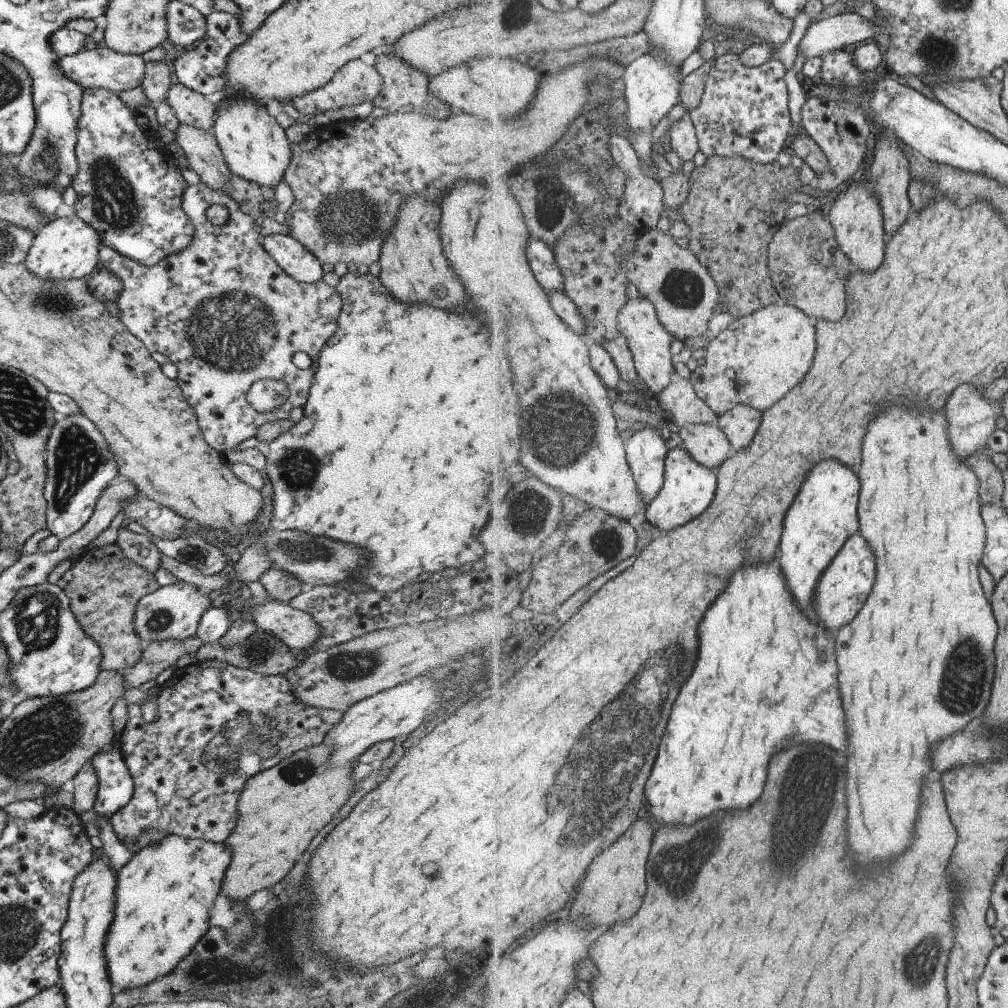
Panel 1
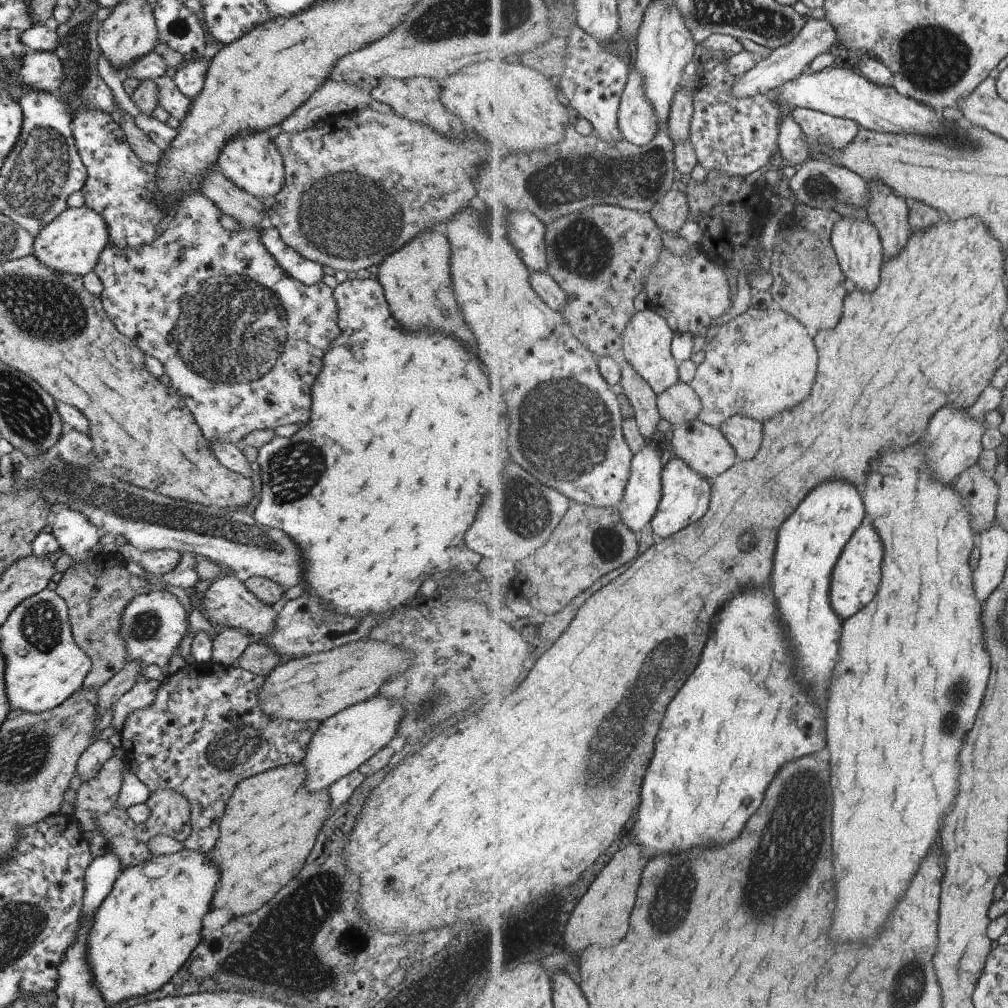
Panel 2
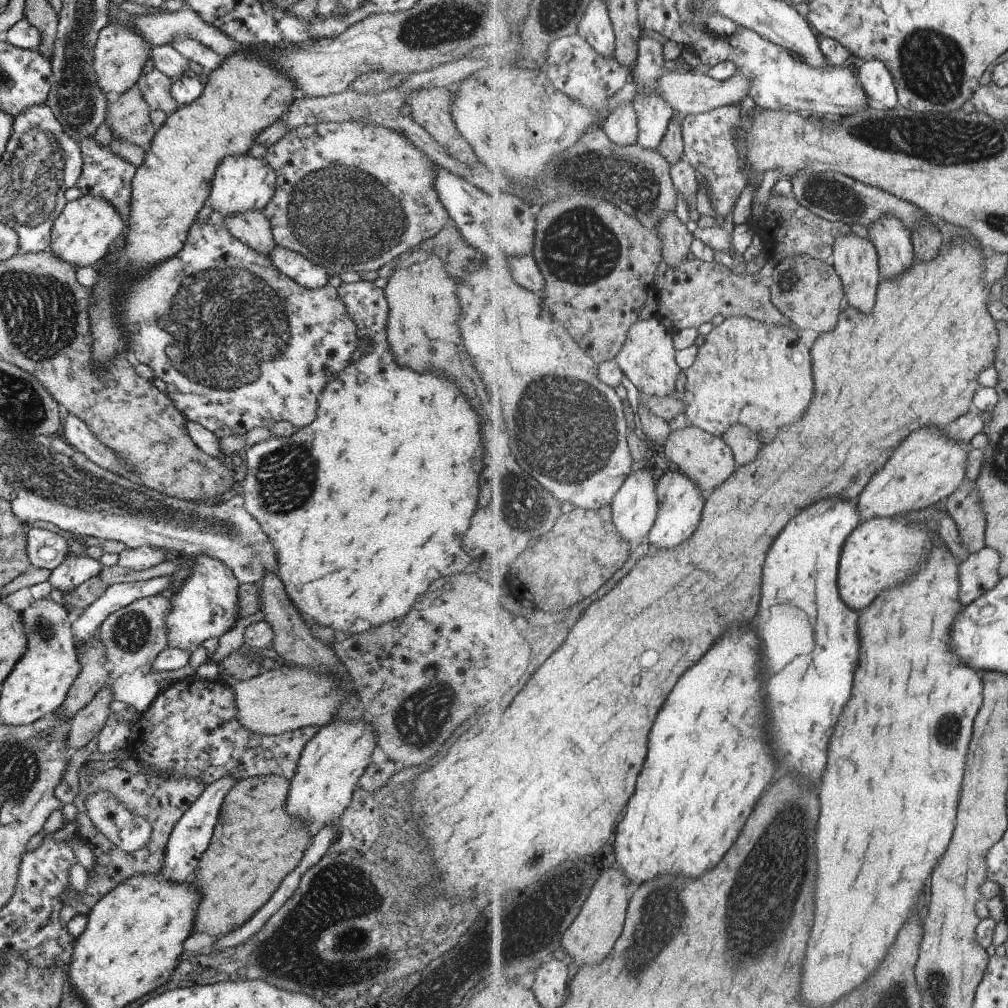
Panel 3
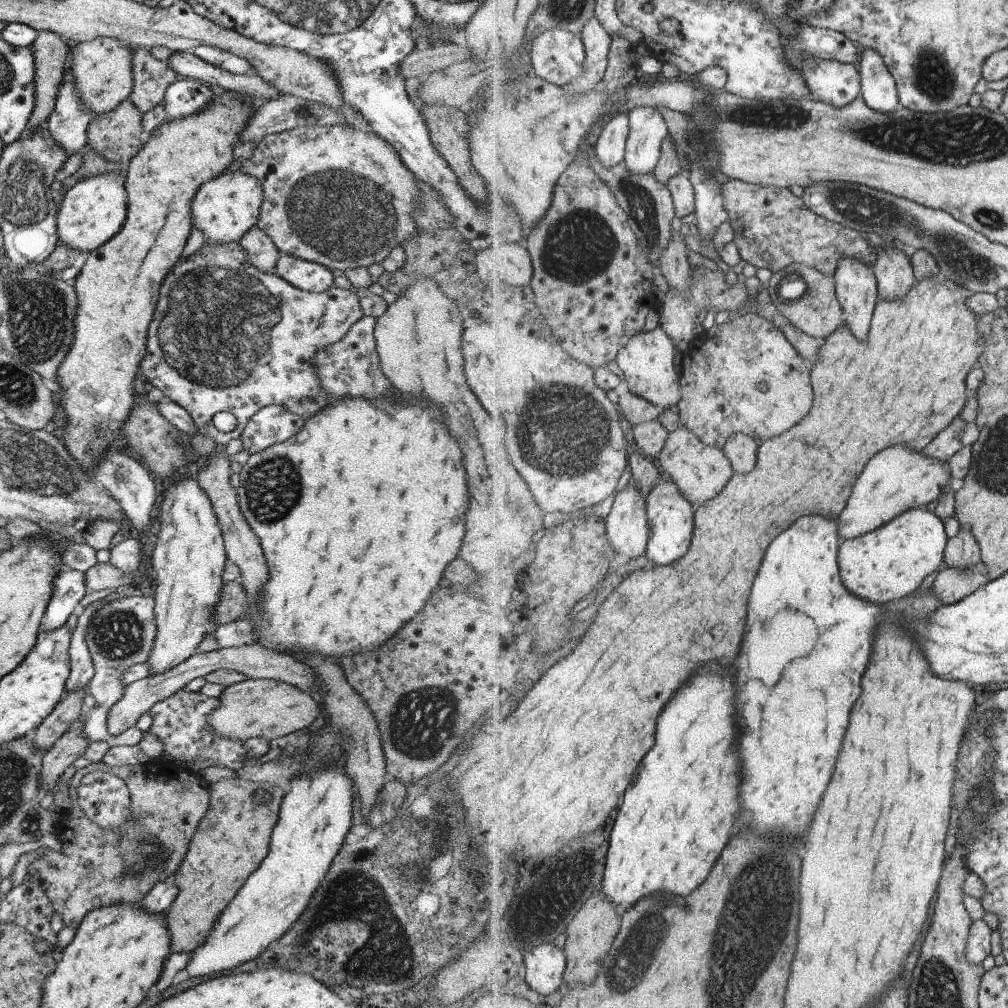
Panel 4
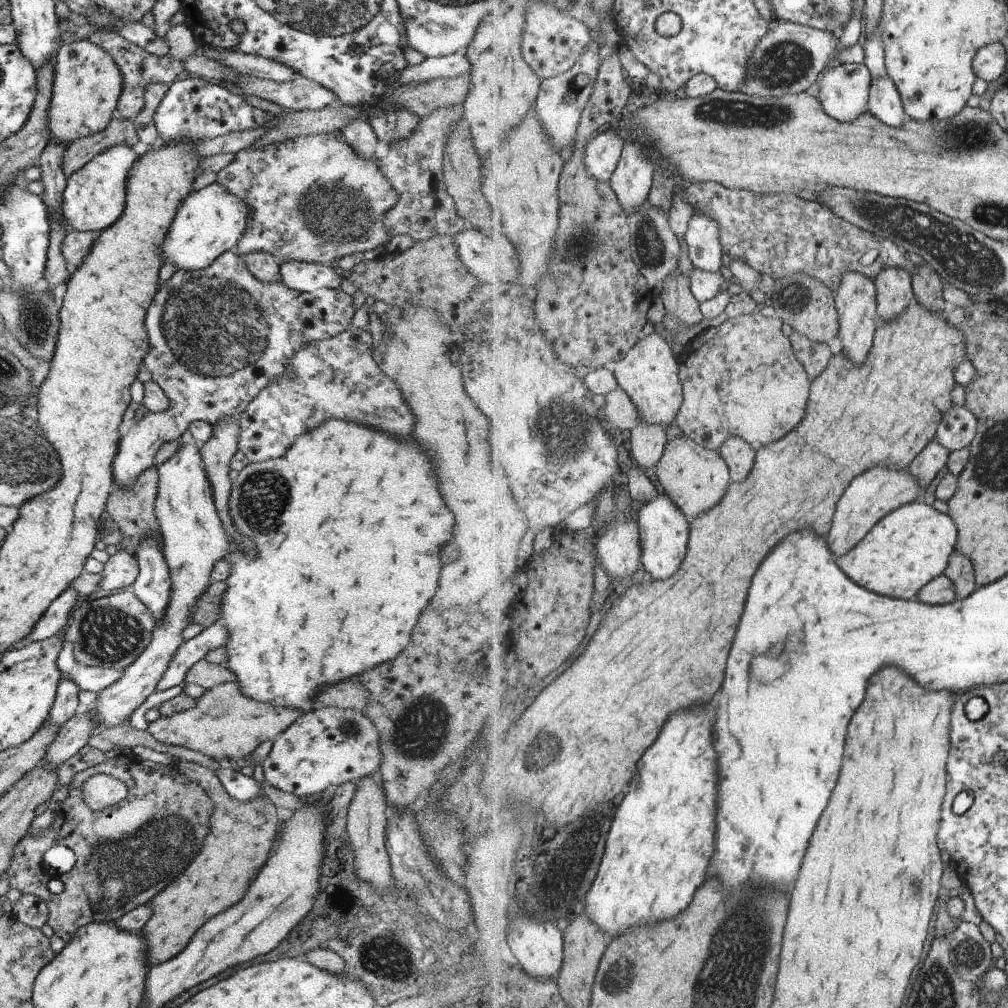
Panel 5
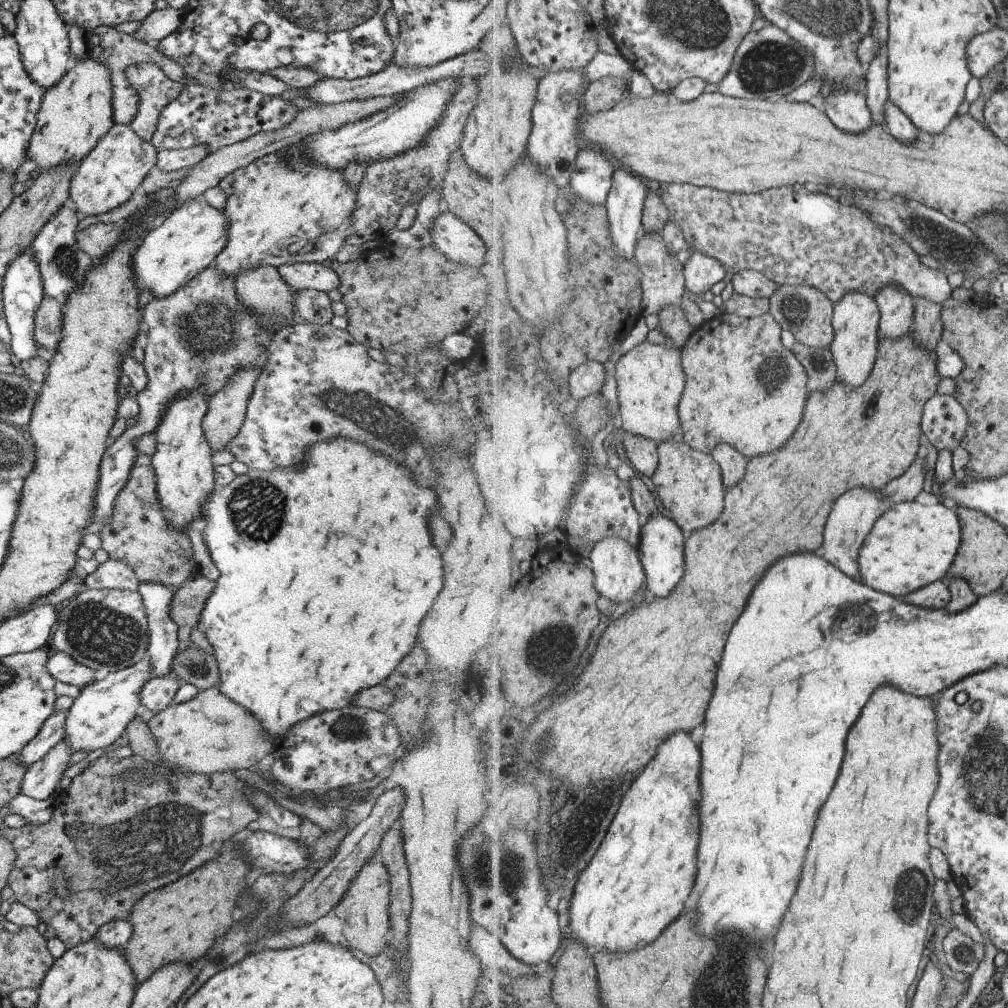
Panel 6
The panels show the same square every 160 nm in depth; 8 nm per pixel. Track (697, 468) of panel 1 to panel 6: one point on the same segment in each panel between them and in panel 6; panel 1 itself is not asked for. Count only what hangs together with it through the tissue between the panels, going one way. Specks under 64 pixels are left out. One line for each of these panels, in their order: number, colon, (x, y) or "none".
2: (687, 494)
3: (681, 500)
4: (671, 515)
5: (664, 527)
6: (662, 548)

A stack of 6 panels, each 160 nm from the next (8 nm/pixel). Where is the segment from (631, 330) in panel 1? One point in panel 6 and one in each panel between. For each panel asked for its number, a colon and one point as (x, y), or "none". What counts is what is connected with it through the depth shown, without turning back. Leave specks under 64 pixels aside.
2: (647, 342)
3: (648, 358)
4: (647, 361)
5: (650, 373)
6: (650, 378)

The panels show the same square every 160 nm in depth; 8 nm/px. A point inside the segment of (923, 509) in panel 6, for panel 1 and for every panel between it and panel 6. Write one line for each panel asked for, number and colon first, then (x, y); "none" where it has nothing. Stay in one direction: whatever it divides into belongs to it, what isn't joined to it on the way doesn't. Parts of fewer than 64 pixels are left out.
1: (842, 591)
2: (856, 579)
3: (881, 552)
4: (886, 564)
5: (910, 547)

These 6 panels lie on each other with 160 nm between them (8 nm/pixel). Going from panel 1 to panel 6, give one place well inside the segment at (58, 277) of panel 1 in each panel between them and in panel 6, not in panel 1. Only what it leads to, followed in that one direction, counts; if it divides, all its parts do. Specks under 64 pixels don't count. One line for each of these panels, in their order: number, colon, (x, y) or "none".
2: (71, 243)
3: (81, 234)
4: (92, 211)
5: (94, 195)
6: (106, 176)

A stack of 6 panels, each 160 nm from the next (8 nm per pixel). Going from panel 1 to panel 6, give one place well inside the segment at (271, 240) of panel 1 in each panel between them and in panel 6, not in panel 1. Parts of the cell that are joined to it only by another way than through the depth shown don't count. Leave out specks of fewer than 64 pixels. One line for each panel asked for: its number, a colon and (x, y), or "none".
2: (307, 272)
3: (295, 266)
4: (305, 275)
5: (303, 277)
6: (299, 276)

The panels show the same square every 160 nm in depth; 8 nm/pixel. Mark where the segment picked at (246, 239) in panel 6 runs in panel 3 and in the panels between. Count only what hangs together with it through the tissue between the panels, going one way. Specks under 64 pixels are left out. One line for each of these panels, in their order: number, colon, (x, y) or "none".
3: (350, 196)
4: (339, 196)
5: (312, 198)

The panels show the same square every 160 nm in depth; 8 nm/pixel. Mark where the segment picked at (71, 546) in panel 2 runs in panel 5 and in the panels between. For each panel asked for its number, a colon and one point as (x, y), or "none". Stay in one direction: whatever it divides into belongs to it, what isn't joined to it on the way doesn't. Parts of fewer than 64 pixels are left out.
3: (77, 566)
4: (67, 589)
5: (56, 616)

